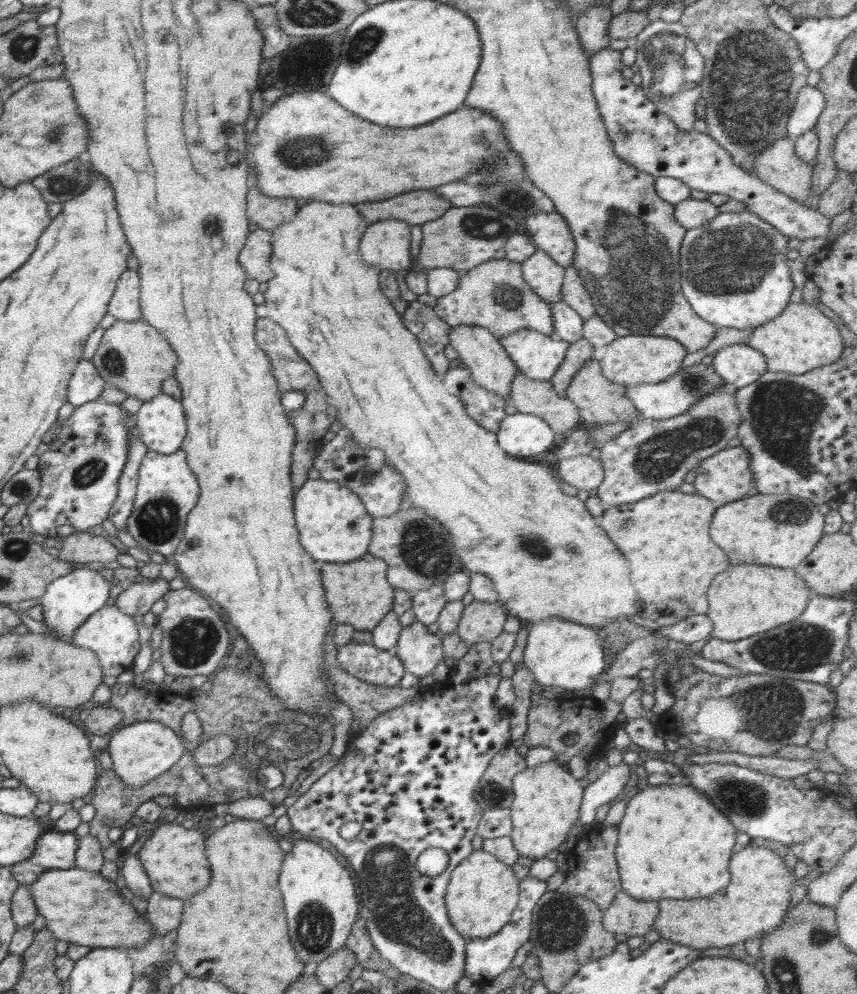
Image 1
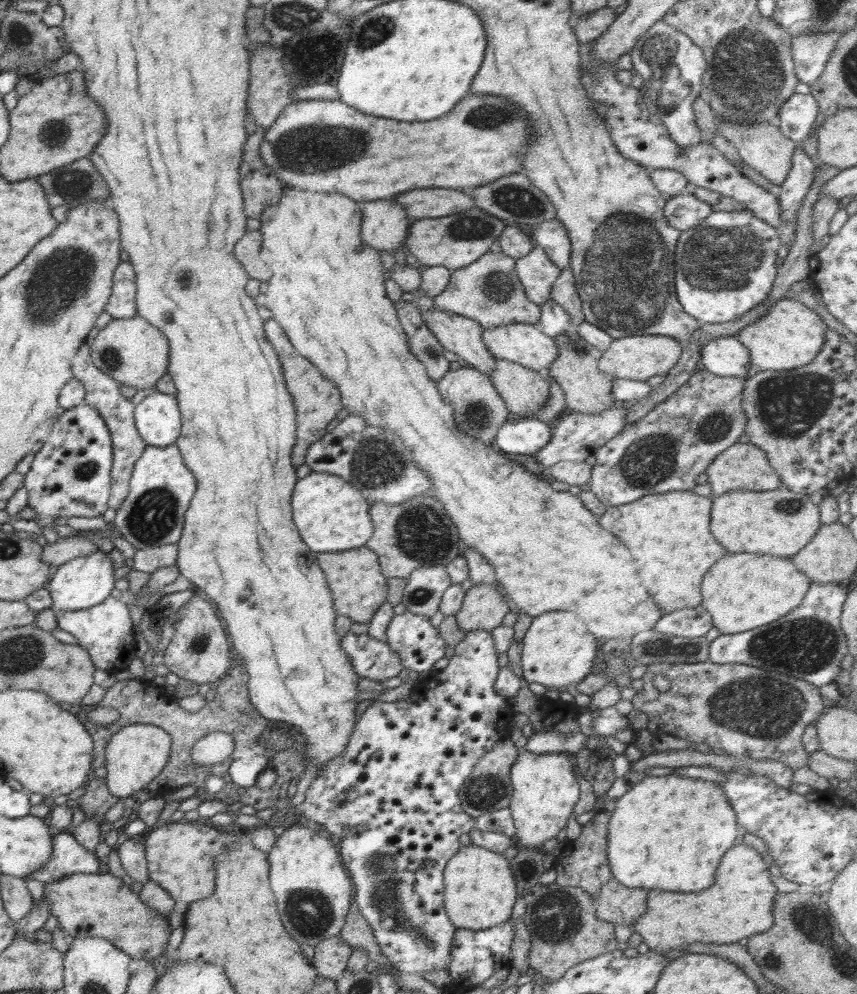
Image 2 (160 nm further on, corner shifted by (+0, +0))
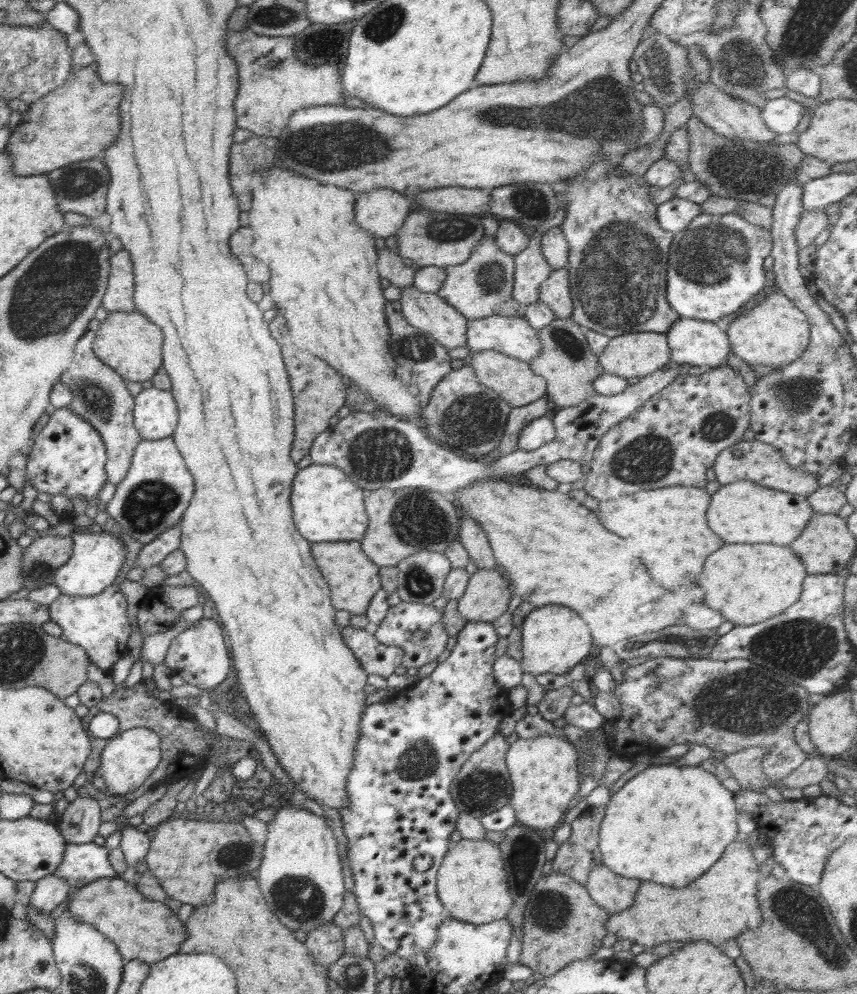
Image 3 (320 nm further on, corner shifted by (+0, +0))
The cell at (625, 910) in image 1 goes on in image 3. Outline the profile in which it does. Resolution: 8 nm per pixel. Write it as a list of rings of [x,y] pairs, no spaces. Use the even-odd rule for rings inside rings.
[[[602,863],[590,870],[585,888],[592,900],[612,915],[632,906],[640,884],[640,880],[628,880],[616,875]]]

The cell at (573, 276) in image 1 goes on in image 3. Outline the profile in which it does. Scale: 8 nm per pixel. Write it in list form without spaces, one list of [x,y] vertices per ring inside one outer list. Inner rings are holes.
[[[567,267],[552,270],[550,276],[540,284],[539,301],[549,306],[556,317],[571,319],[573,302],[570,296],[569,270]]]

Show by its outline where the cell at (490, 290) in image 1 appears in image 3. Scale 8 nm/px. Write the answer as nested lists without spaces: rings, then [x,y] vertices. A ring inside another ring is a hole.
[[[485,234],[478,241],[466,262],[446,267],[445,273],[445,281],[437,295],[467,319],[474,320],[492,315],[523,316],[523,305],[512,298],[514,257],[504,252],[490,235]]]

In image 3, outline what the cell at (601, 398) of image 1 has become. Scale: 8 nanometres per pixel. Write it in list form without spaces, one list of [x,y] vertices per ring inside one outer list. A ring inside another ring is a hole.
[[[554,317],[544,328],[537,331],[541,349],[529,363],[530,369],[538,374],[547,385],[550,404],[559,408],[578,406],[584,400],[598,396],[594,382],[603,374],[598,355],[590,349],[582,327],[572,319]]]

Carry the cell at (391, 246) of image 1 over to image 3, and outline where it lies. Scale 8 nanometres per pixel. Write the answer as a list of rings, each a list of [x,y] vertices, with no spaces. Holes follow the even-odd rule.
[[[388,188],[362,192],[356,196],[356,222],[369,235],[380,238],[394,236],[410,213],[410,202]]]

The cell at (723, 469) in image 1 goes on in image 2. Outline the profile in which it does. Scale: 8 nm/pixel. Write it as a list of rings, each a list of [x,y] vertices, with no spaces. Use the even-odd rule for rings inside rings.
[[[734,443],[732,447],[724,450],[712,461],[712,464],[706,469],[706,473],[714,497],[733,490],[762,492],[781,488],[780,477],[774,468],[770,466],[764,452],[750,443]]]

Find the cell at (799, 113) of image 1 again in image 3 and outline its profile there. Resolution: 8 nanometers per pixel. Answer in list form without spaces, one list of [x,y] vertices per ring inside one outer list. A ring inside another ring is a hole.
[[[788,97],[768,99],[761,108],[761,119],[768,125],[768,128],[778,135],[795,135],[796,126],[802,115],[810,109],[810,106],[798,103]]]

